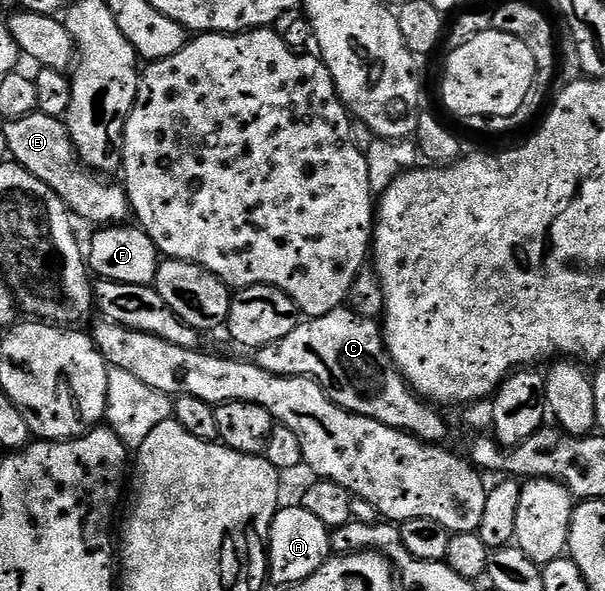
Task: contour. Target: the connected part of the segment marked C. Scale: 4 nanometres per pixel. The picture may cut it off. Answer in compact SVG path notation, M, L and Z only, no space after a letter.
M352 308L302 320L295 332L287 332L283 340L275 340L275 344L256 351L255 361L259 368L267 368L272 374L315 380L325 395L345 410L379 420L423 442L441 444L449 434L448 424L441 419L442 411L418 398L401 377L385 347L382 323L357 314Z

